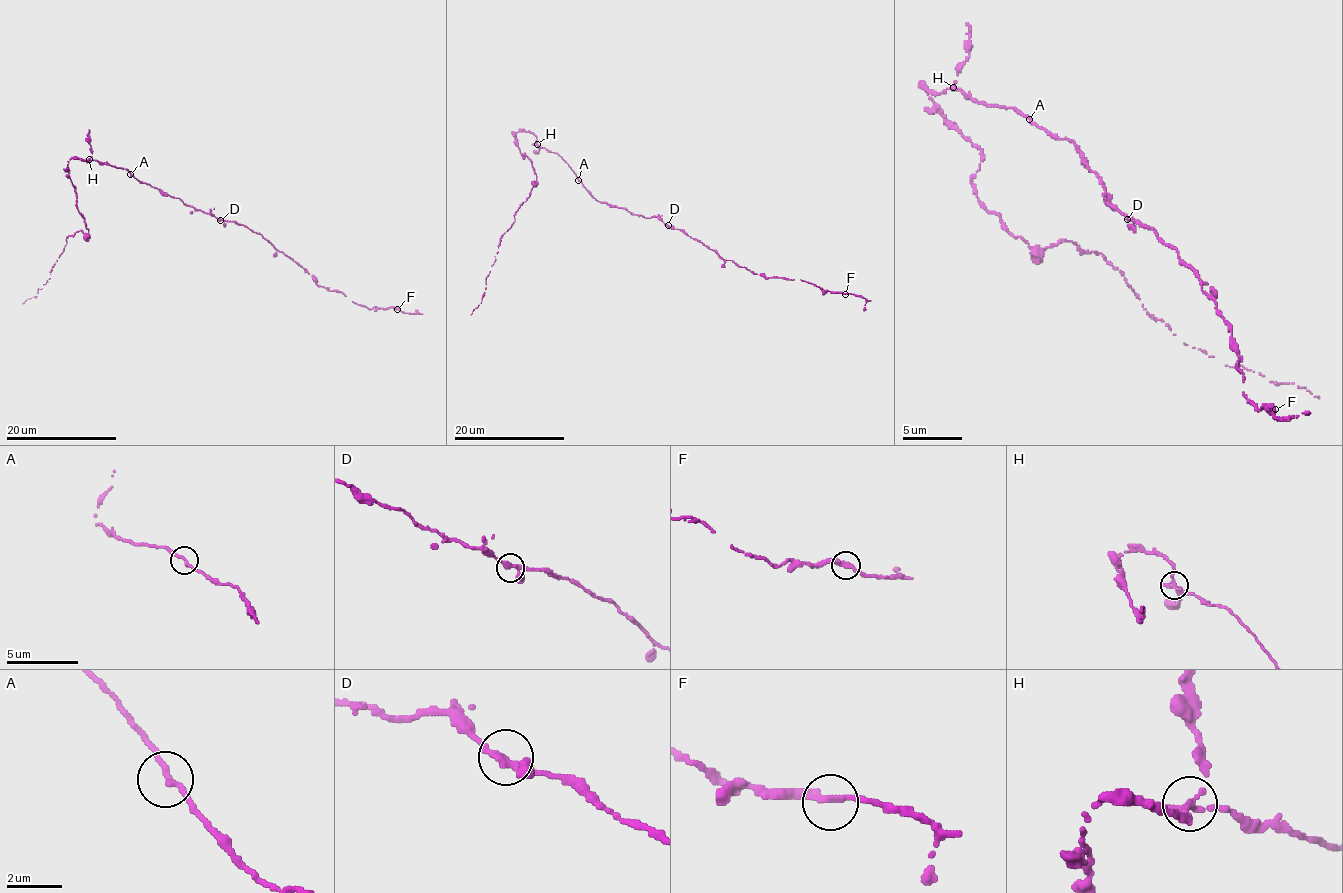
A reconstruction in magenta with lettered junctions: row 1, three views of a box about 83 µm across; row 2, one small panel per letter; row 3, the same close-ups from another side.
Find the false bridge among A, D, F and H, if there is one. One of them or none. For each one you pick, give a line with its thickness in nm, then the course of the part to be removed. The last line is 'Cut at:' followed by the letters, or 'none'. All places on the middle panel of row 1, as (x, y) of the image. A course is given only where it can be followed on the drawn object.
H: calibre 240 nm; course (536, 144), (528, 132), (516, 134), (536, 177), (503, 234), (481, 302), (470, 315)
Cut at: H

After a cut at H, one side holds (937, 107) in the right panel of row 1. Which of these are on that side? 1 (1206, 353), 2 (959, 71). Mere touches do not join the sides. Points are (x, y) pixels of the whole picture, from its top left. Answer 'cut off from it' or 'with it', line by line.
1: with it
2: with it

